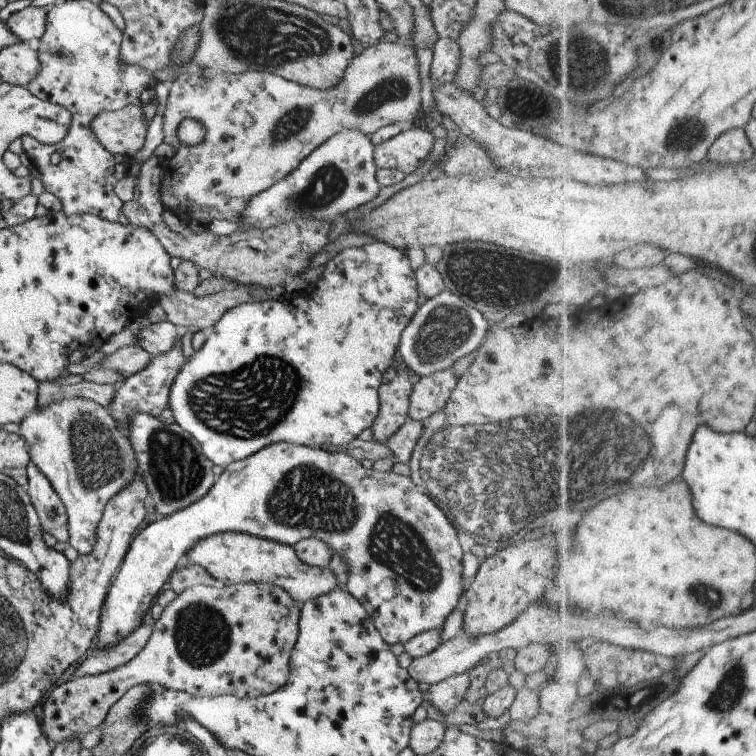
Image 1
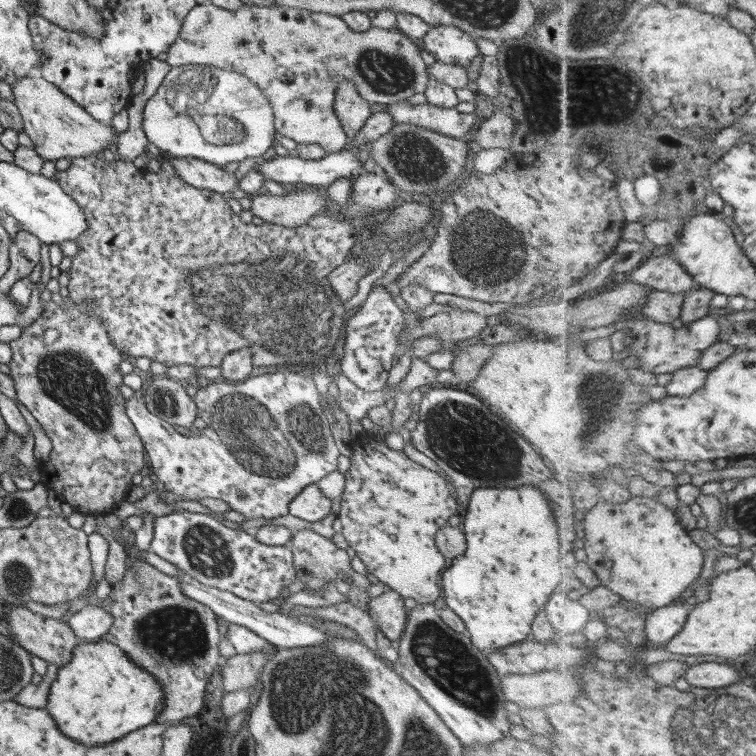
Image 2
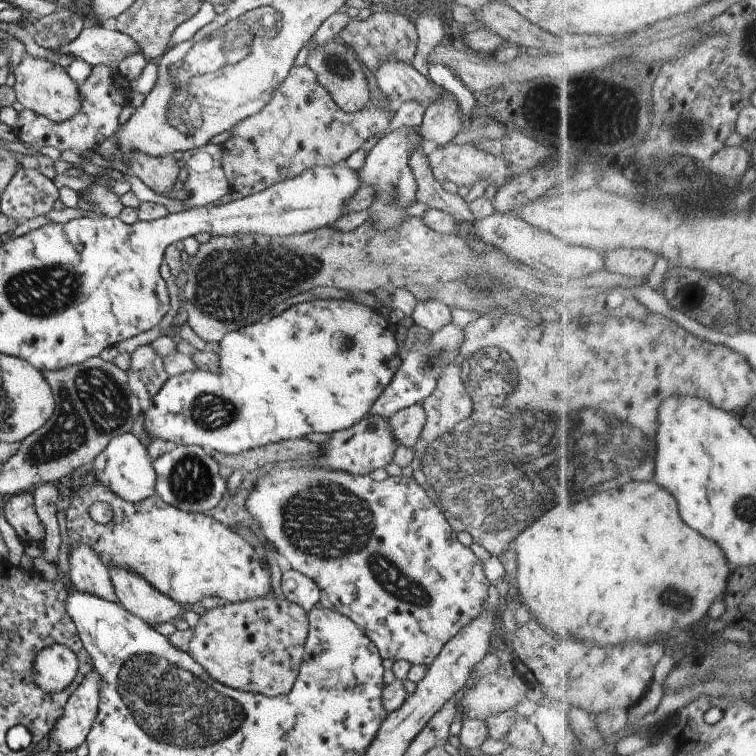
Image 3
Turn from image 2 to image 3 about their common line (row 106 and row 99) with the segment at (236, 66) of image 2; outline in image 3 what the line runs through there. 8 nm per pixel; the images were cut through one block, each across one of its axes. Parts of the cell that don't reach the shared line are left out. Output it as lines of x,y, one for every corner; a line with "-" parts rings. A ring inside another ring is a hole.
292,66
288,77
274,92
270,102
257,114
236,122
228,131
230,136
222,145
222,170
228,180
230,190
249,196
266,188
271,188
282,180
294,178
312,166
329,166
347,160
350,154
362,149
363,144
373,136
381,136
394,117
396,106
385,101
386,106
366,104
358,112
346,113
336,105
332,96
308,66

